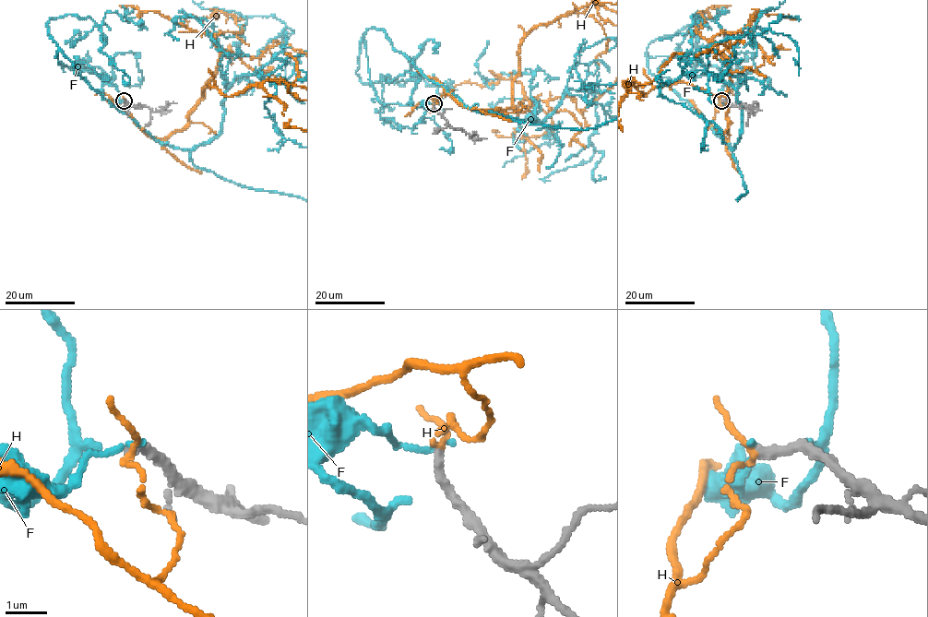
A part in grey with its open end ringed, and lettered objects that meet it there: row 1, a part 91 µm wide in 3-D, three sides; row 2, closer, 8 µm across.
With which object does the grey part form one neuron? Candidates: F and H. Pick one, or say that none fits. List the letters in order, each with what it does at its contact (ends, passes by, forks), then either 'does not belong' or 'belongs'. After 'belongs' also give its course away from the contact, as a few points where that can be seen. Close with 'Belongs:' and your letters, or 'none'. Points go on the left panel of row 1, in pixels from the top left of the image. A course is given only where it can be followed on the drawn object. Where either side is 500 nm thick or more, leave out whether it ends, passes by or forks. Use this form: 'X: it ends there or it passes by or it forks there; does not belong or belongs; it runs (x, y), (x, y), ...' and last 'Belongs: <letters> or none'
F: it ends there; does not belong
H: it passes by; does not belong
Belongs: none

